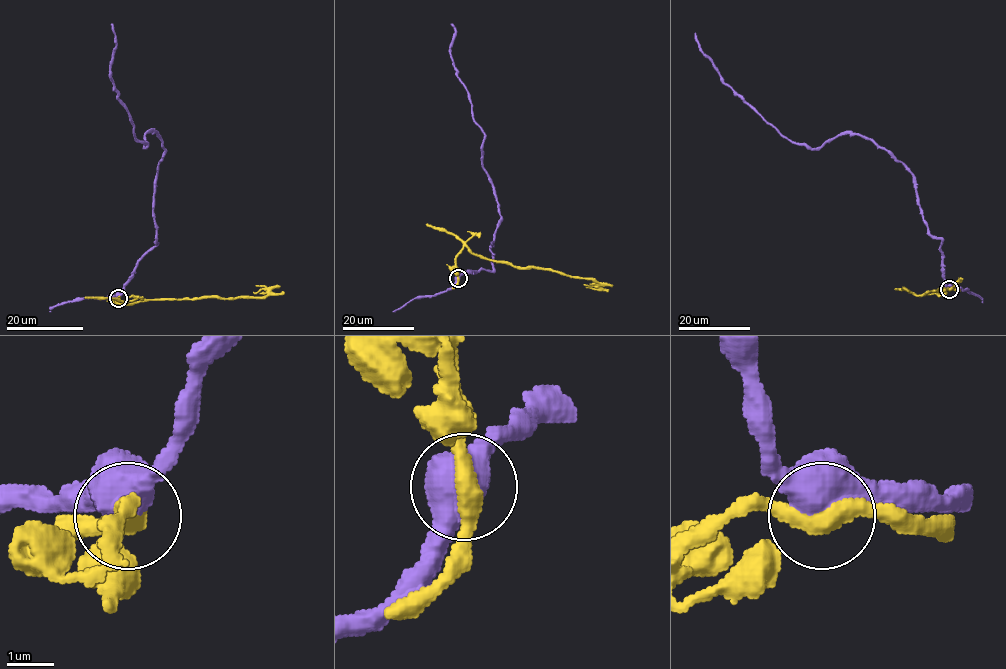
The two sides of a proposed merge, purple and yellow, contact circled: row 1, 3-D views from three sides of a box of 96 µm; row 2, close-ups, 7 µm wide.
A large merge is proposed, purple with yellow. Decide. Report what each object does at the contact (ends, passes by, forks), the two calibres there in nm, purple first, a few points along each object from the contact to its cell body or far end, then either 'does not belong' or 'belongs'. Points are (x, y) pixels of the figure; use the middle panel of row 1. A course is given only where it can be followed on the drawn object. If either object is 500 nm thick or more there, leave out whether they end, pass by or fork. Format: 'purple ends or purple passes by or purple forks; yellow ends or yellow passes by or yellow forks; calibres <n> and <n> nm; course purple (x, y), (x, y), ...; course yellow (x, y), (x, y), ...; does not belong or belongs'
calibres 700 and 320 nm; course purple (457, 278), (493, 270), (490, 250), (500, 216), (482, 164), (482, 130), (450, 53), (451, 24); course yellow (457, 278), (456, 256), (465, 245), (490, 259), (591, 277), (598, 285), (583, 284); does not belong

